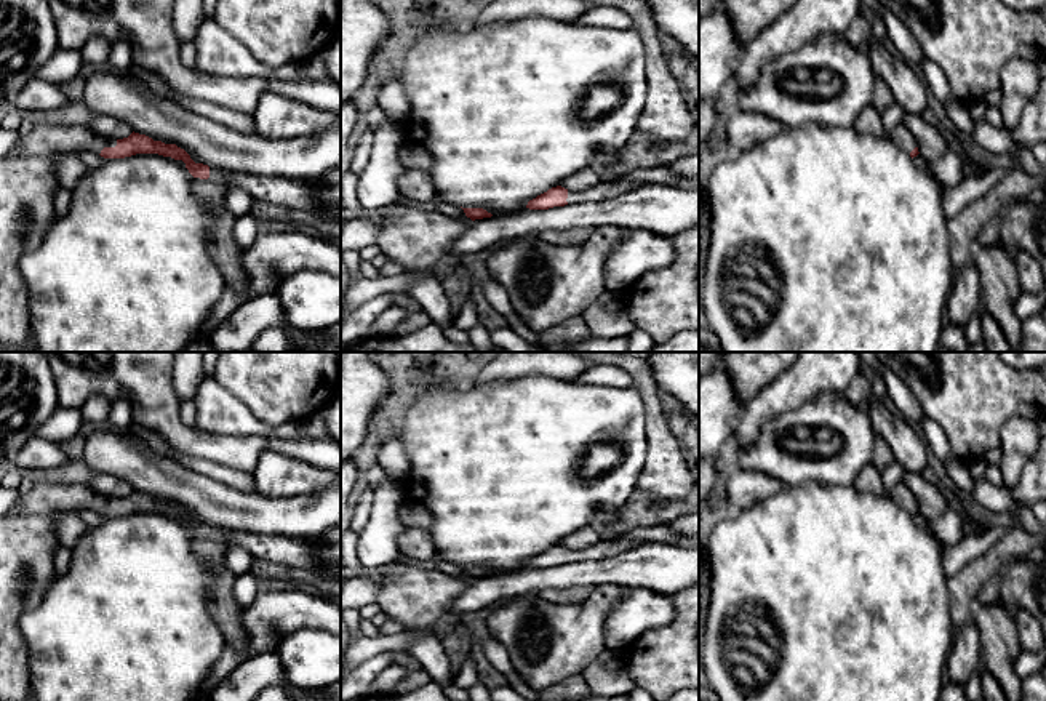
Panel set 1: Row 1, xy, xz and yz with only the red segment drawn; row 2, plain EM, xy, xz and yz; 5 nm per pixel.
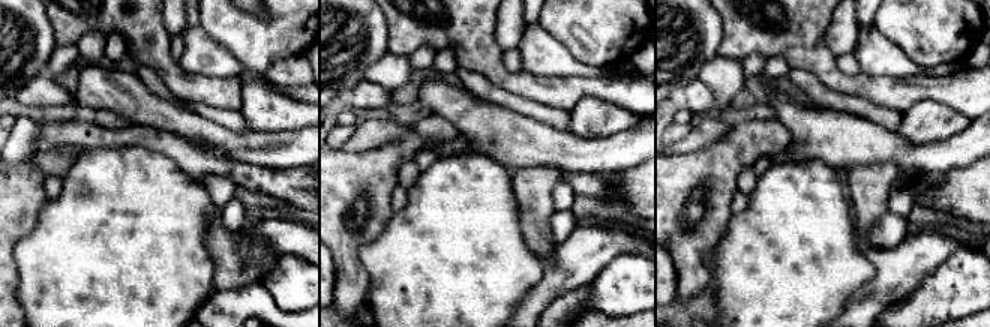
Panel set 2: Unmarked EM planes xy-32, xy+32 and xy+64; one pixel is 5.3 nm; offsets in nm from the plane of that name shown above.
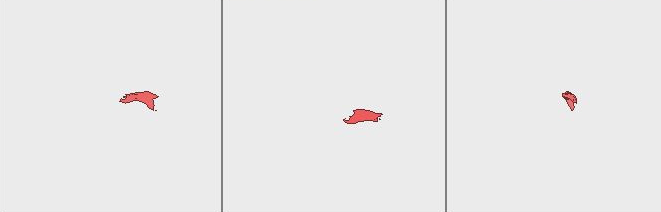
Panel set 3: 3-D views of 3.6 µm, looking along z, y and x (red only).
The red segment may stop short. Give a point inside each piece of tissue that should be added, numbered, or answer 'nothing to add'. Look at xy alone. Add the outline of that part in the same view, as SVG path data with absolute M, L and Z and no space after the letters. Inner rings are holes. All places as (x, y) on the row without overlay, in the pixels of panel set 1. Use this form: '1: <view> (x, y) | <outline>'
1: xy (45, 498) | M34 483L30 493L22 499L19 509L22 515L48 515L82 509L101 512L104 506L115 504L115 498L98 495L90 488L90 485L85 483Z
2: xy (303, 552) | M218 525L210 527L210 536L230 539L234 546L240 546L250 551L253 557L265 562L309 568L318 575L325 571L325 565L318 562L318 543L315 539L250 533Z

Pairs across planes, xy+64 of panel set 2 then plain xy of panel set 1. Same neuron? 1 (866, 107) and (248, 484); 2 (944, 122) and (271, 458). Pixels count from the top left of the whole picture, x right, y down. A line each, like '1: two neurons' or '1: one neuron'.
1: one neuron
2: one neuron

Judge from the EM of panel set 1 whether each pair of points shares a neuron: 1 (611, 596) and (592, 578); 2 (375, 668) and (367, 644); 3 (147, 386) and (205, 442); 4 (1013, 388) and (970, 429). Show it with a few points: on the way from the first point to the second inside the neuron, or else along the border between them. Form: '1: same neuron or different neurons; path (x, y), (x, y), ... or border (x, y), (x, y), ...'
1: different neurons; border (595, 586), (626, 584), (630, 588)
2: different neurons; border (394, 652), (376, 653), (357, 668)
3: same neuron; path (154, 404), (187, 439)
4: same neuron; path (1002, 397), (981, 418)

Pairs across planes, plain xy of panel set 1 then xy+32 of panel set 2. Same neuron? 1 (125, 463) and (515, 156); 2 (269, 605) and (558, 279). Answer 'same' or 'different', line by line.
1: same
2: same

